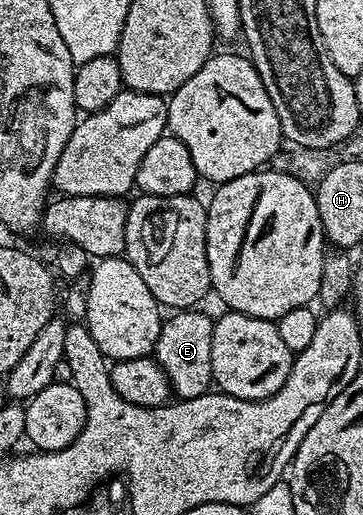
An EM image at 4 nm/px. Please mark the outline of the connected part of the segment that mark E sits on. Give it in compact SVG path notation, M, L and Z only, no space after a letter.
M200 309L179 310L169 315L161 323L157 343L153 345L152 357L165 370L172 393L178 399L198 398L210 393L214 385L211 368L212 317L200 314Z

